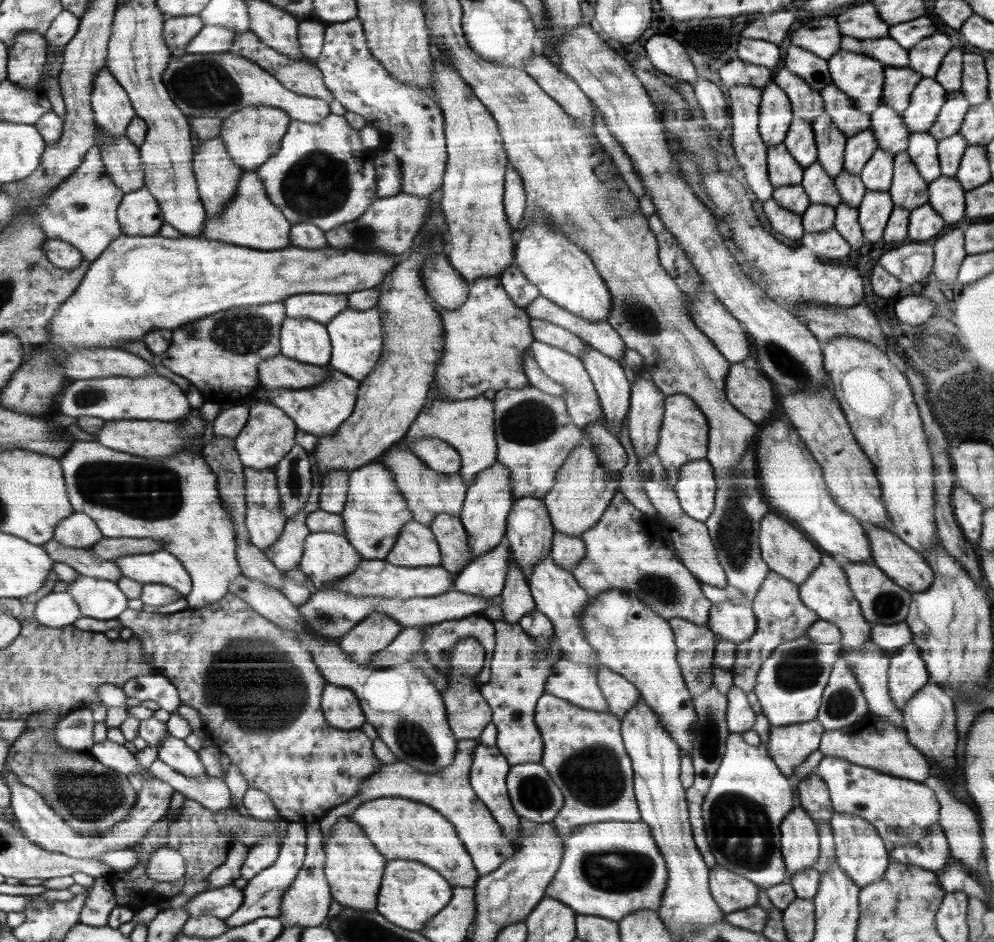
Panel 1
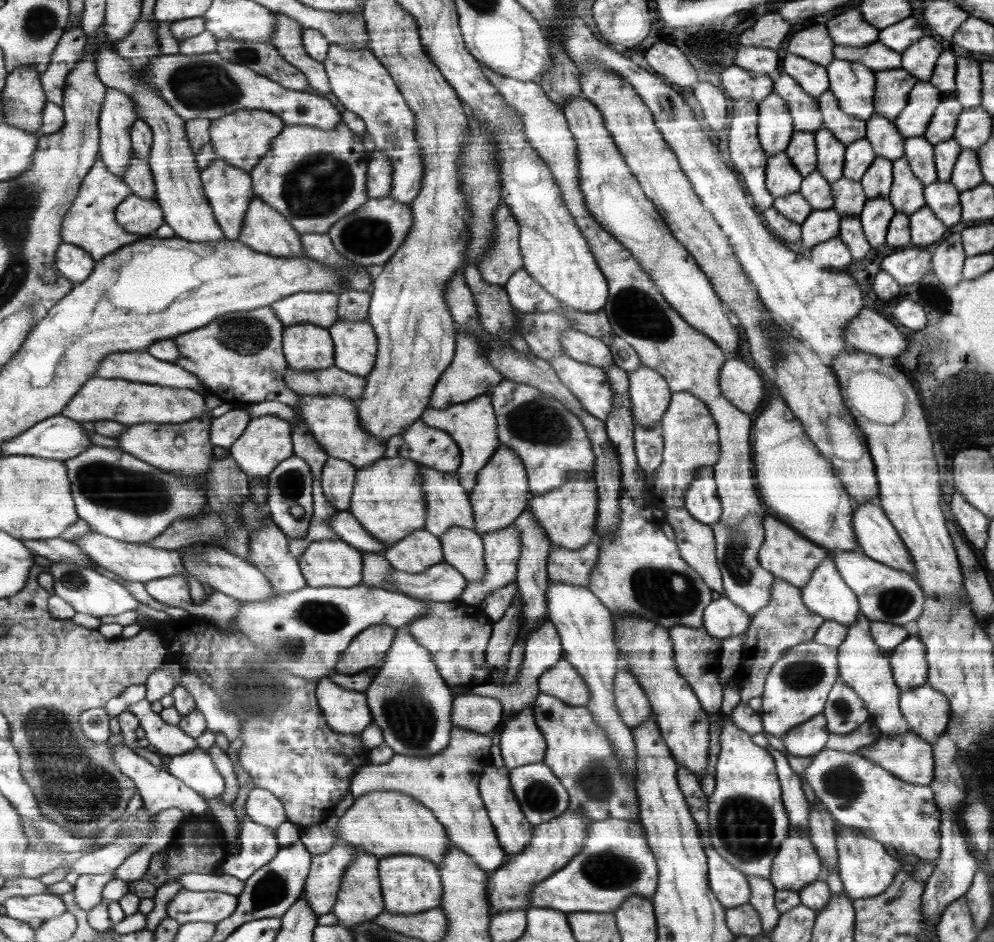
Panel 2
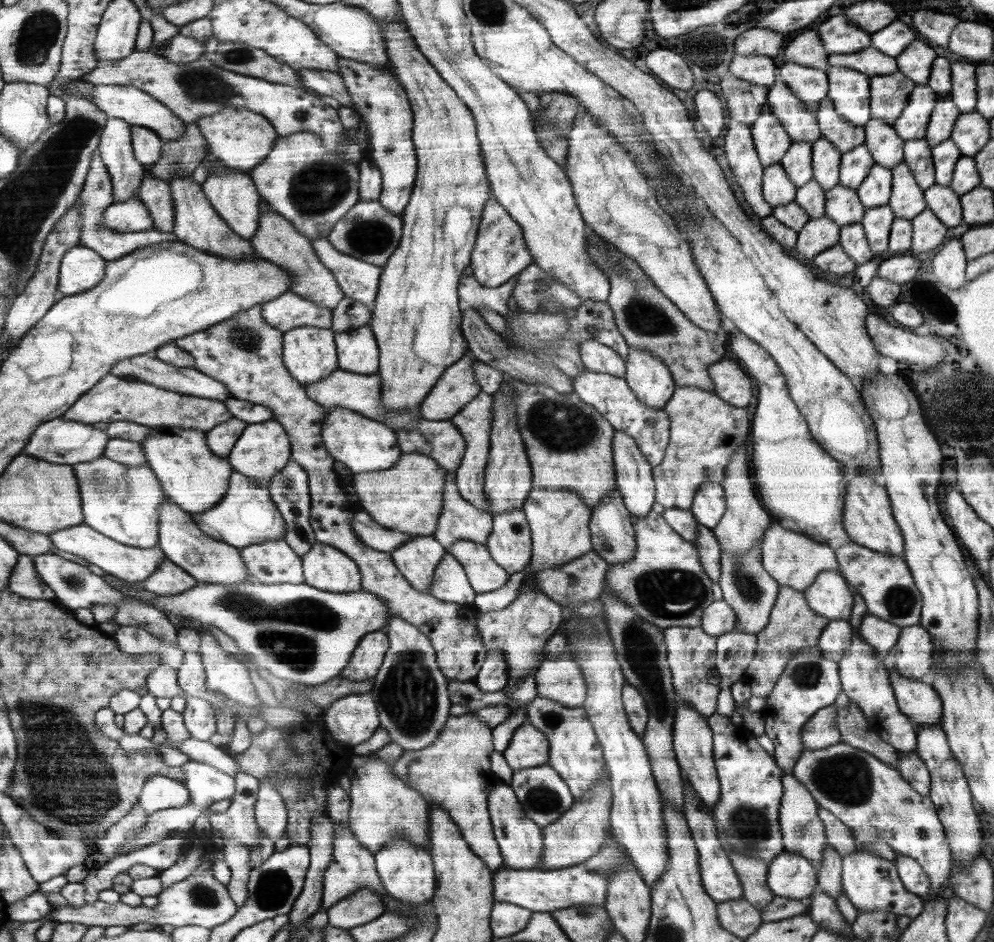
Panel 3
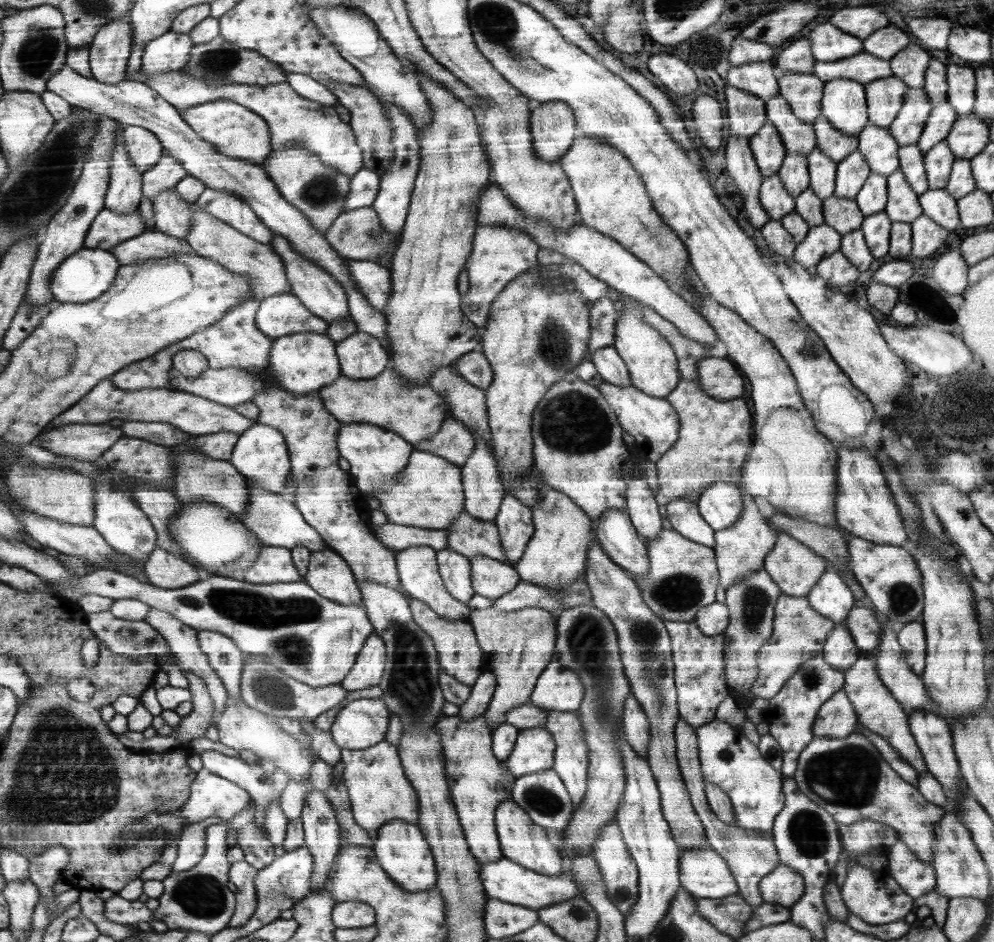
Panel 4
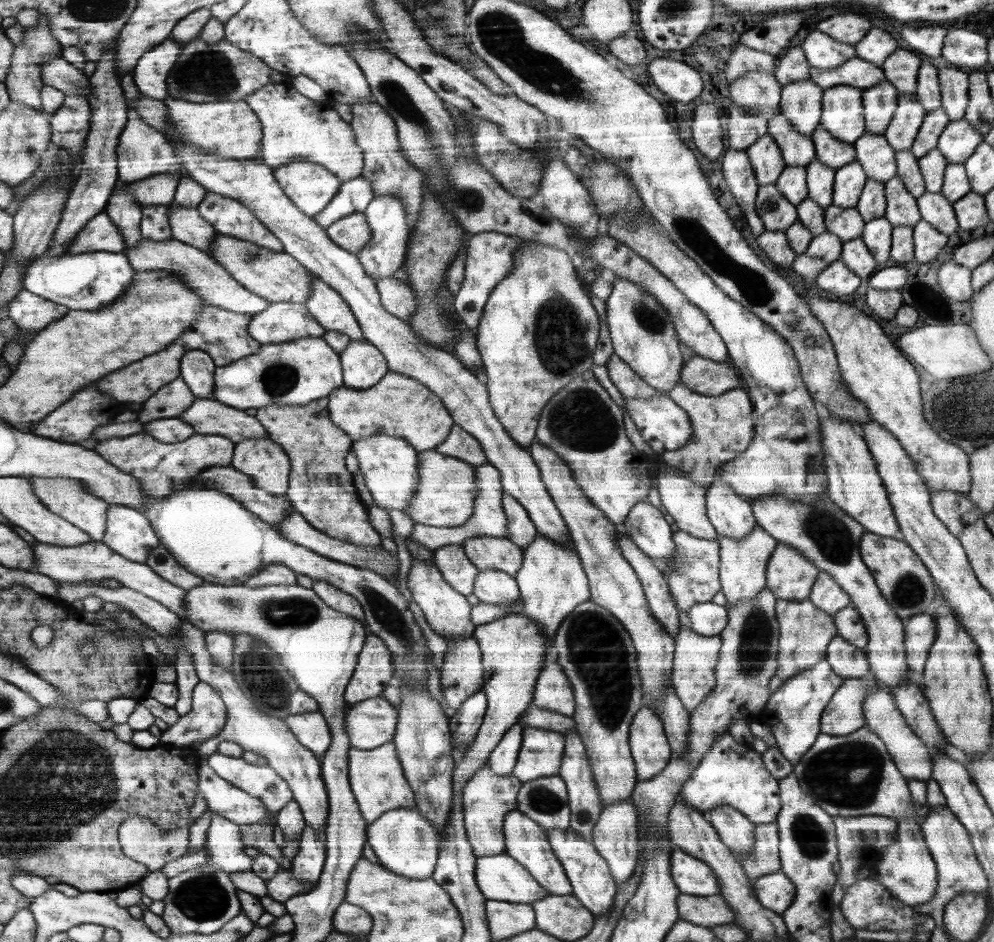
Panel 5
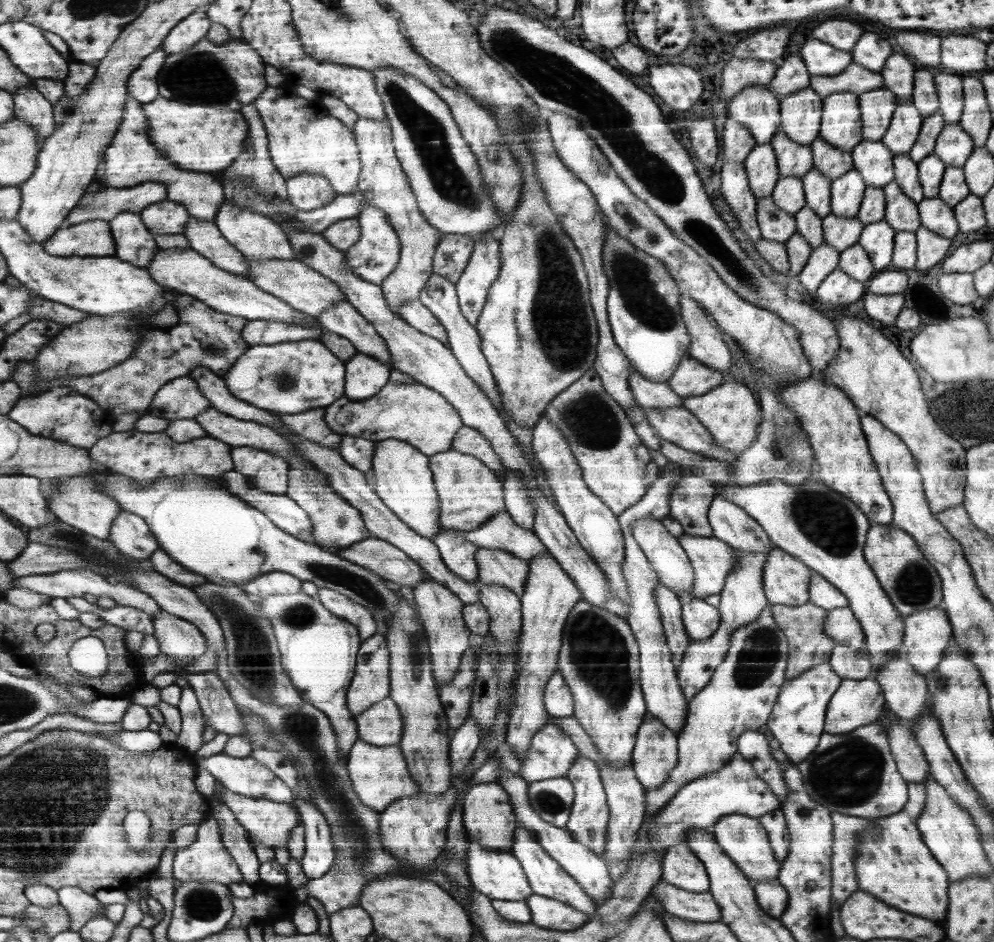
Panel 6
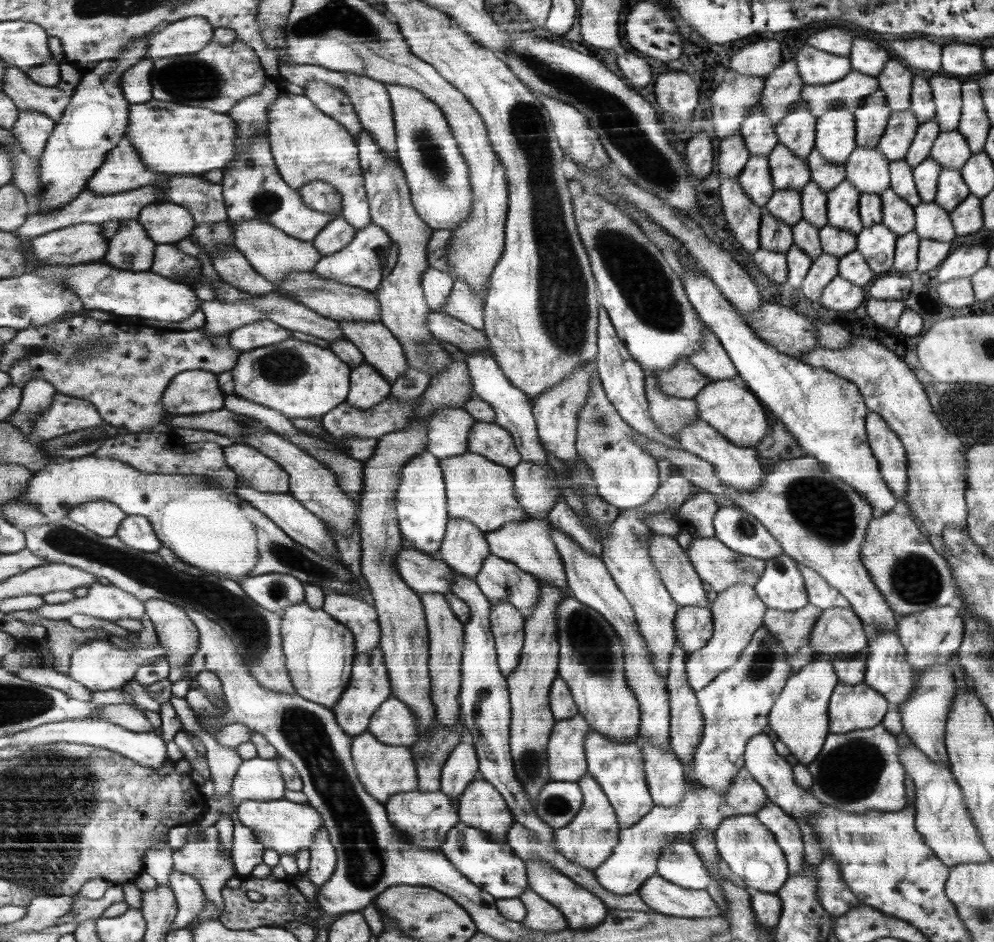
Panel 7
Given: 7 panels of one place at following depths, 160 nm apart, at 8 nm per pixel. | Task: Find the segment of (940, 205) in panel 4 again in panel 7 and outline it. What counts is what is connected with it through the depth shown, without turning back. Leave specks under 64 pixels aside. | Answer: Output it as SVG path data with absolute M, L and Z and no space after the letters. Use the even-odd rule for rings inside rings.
M934 201L920 203L914 207L915 227L914 232L921 239L932 239L950 243L957 236L950 215L944 207Z

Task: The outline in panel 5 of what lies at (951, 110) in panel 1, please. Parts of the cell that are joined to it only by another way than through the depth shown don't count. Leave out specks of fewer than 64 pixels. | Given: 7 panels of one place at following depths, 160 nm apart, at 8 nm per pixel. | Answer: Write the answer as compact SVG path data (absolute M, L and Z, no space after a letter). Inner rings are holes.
M942 107L928 112L910 148L911 153L916 158L921 159L923 156L926 156L927 152L936 148L938 139L949 122L948 115Z

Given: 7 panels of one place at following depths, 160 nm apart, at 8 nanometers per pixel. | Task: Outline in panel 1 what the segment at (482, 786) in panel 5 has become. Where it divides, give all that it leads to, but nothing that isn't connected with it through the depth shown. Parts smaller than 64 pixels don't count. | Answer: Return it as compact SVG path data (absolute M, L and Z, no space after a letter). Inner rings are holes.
M479 739L458 740L458 753L455 760L449 766L434 774L424 774L412 768L408 763L398 760L392 764L384 764L379 772L365 780L364 785L361 785L361 792L356 797L352 797L344 805L336 806L336 809L332 810L332 814L328 813L328 816L323 818L320 824L322 840L330 838L331 828L336 825L341 817L350 817L352 812L365 802L382 797L408 798L423 802L434 807L435 810L440 810L439 814L444 815L444 818L452 818L448 822L455 826L456 834L459 834L460 842L463 842L463 846L471 854L475 863L475 870L479 876L494 873L503 862L508 861L517 852L514 848L514 842L504 838L500 824L495 821L491 811L488 810L486 804L480 800L479 795L475 793L475 789L471 786L471 764L478 743L480 743Z

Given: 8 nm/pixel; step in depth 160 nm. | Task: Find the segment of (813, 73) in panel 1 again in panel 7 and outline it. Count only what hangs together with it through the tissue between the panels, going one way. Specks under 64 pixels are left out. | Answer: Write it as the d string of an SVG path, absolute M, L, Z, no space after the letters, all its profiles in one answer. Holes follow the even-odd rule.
M800 100L791 112L775 125L779 143L806 160L815 148L815 138L818 134L818 119L808 108L807 102Z

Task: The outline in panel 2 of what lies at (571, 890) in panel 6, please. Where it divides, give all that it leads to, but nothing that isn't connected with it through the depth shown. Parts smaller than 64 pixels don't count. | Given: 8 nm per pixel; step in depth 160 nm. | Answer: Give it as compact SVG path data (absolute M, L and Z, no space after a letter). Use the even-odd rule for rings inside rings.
M488 765L483 770L482 780L479 782L479 790L482 792L484 807L487 808L491 823L495 826L495 834L498 836L500 846L508 854L520 854L528 848L534 837L534 831L527 816L524 815L515 791L511 787L510 770L506 767Z

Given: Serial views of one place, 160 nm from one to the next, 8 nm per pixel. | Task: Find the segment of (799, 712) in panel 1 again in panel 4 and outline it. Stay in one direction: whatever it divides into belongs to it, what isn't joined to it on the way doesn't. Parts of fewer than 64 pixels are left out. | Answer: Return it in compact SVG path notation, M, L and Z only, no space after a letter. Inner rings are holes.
M822 655L816 656L810 661L803 662L779 693L769 699L769 705L764 711L764 720L768 723L769 733L782 749L781 774L784 777L794 776L800 753L815 739L814 724L820 707L832 698L835 692L843 688L844 679L842 670L828 664Z

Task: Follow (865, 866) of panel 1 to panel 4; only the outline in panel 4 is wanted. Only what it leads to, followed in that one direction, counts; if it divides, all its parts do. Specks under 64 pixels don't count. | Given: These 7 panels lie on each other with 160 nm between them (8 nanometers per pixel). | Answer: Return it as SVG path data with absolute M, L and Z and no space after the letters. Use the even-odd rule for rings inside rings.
M856 864L847 870L846 880L840 889L842 900L849 912L873 925L904 920L908 914L915 911L914 899L900 888L900 885L887 874L884 868L877 871Z

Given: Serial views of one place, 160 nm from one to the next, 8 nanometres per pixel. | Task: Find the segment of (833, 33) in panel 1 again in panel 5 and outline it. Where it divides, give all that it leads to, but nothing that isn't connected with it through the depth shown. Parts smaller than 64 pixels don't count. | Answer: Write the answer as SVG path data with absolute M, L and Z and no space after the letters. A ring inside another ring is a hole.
M790 48L785 52L785 55L778 57L776 70L774 70L776 80L783 87L794 81L803 81L811 78L812 66L807 61L807 55L801 49Z

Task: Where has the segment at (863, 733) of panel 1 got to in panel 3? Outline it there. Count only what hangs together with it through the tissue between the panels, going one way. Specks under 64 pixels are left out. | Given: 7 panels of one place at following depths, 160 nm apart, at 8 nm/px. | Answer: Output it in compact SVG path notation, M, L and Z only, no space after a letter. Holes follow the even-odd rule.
M917 749L912 752L899 751L897 769L901 777L910 783L910 786L920 794L928 795L931 785L931 776L925 762L920 758Z

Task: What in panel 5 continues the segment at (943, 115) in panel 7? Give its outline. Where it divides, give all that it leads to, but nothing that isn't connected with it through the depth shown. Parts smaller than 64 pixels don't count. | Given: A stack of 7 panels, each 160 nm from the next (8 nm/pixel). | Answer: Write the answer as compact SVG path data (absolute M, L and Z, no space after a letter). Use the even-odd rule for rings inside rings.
M941 68L938 74L942 108L950 121L964 119L968 104L969 70Z

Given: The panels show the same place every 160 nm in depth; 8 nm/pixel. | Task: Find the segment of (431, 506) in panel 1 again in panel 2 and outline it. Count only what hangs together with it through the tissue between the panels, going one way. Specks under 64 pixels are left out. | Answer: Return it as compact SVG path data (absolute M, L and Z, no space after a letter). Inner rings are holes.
M420 464L420 477L423 480L423 494L426 494L427 520L424 529L442 538L453 526L461 526L475 530L474 507L471 505L470 495L465 490L456 472L444 473L433 467Z

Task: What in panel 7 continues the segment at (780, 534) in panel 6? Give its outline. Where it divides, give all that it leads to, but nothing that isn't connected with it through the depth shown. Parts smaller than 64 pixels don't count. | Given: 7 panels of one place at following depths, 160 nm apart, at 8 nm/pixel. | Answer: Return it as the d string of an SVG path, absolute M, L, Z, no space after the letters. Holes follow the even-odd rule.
M637 432L637 441L653 457L668 459L672 465L680 467L682 475L696 487L712 494L723 494L735 506L739 506L742 511L755 516L780 543L784 554L802 563L803 566L811 566L812 570L819 571L820 576L825 578L830 586L839 590L840 594L846 597L846 600L850 603L850 608L856 613L865 628L896 632L898 617L885 601L878 587L872 582L871 576L860 558L865 534L867 533L869 522L873 519L872 506L852 487L848 486L846 482L832 477L822 466L819 459L810 455L803 455L794 460L779 462L769 471L768 476L764 478L764 482L760 482L760 486L751 491L739 491L722 484L715 471L715 466L696 454L692 454L680 447L666 448L663 444L650 440L647 436L639 434L639 432Z

